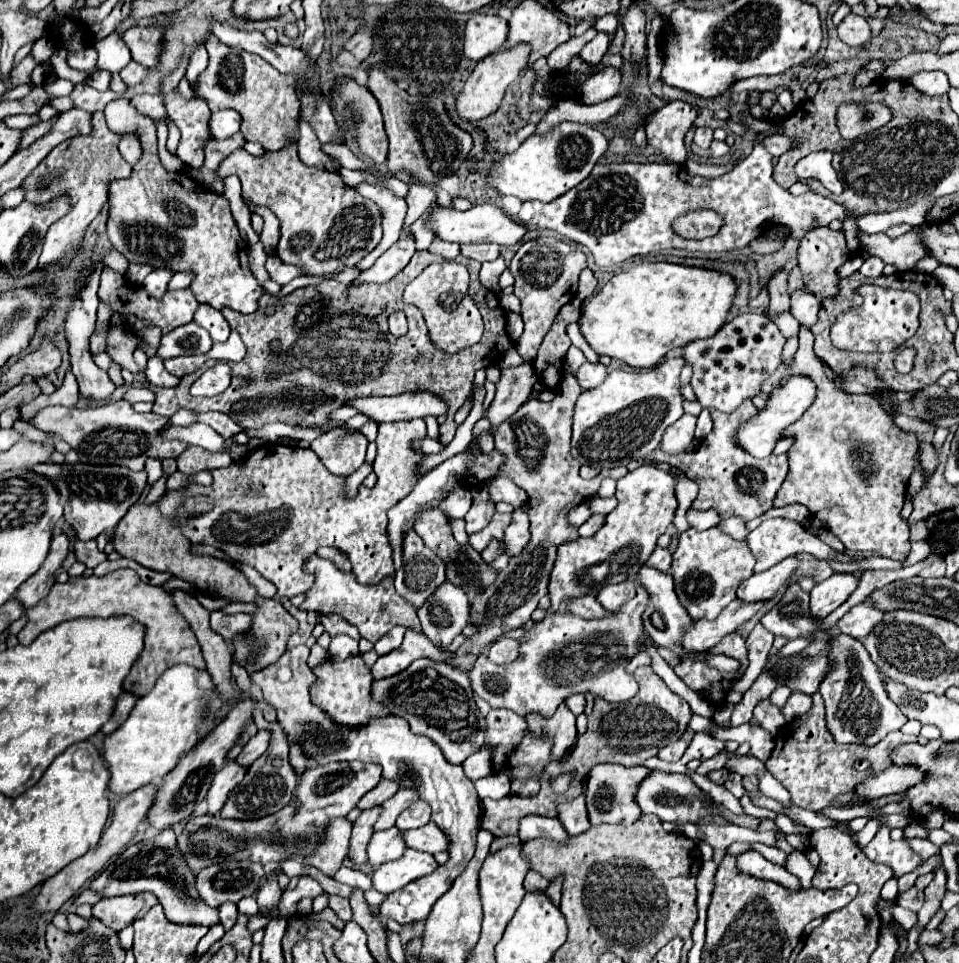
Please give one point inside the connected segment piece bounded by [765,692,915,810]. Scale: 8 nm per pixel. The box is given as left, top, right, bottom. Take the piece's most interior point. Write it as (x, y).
(815, 769)

